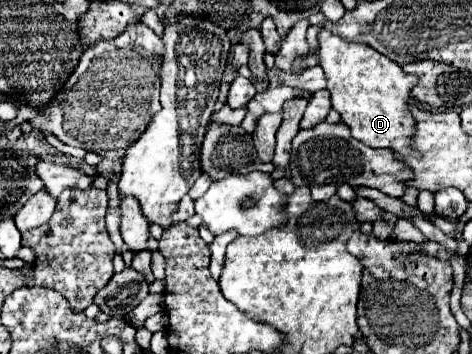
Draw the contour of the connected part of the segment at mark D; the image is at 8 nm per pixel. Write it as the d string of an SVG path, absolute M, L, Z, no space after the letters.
M325 28L319 30L317 40L319 66L327 78L333 110L341 114L351 134L371 148L393 148L399 154L413 154L409 142L415 132L415 120L407 110L407 102L411 88L417 84L417 76L405 74L397 62L379 54L375 48L329 34Z

